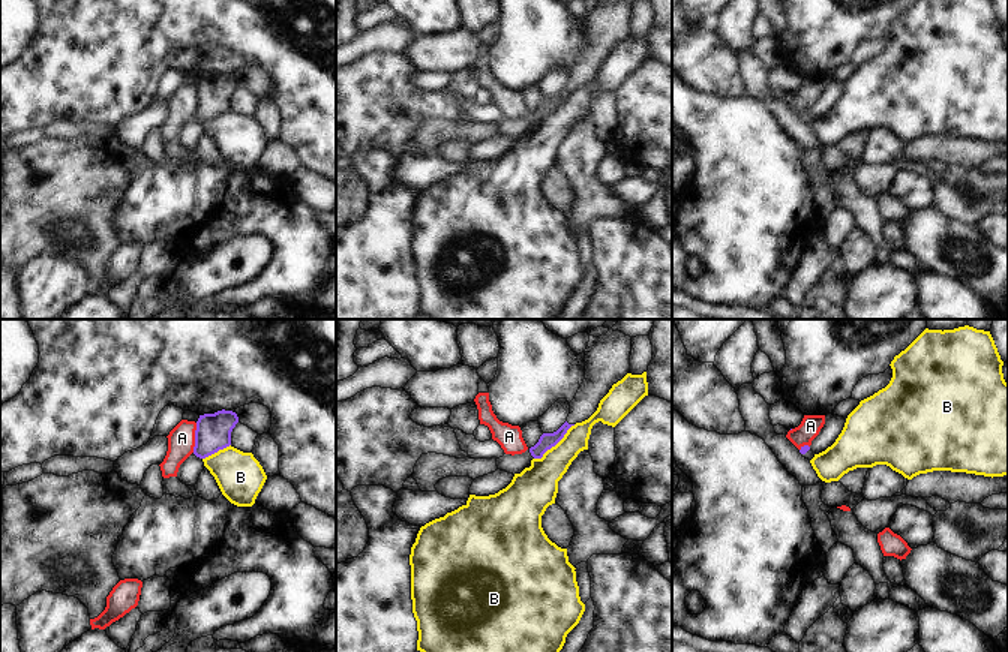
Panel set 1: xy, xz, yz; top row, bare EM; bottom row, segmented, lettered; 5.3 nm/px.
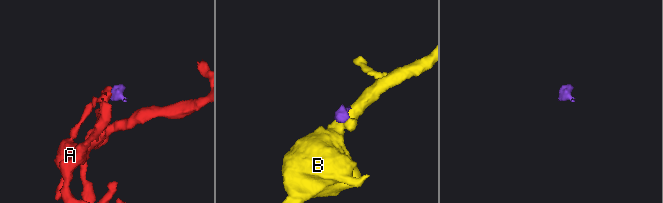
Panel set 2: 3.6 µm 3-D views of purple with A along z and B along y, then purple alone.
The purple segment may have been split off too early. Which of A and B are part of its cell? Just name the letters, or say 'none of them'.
none of them

